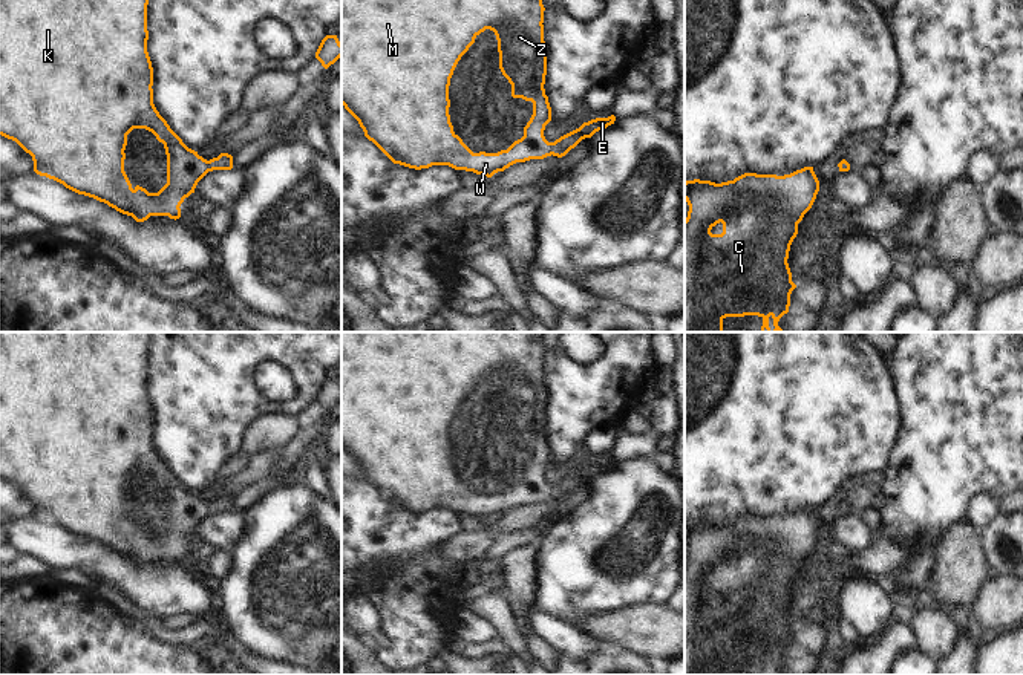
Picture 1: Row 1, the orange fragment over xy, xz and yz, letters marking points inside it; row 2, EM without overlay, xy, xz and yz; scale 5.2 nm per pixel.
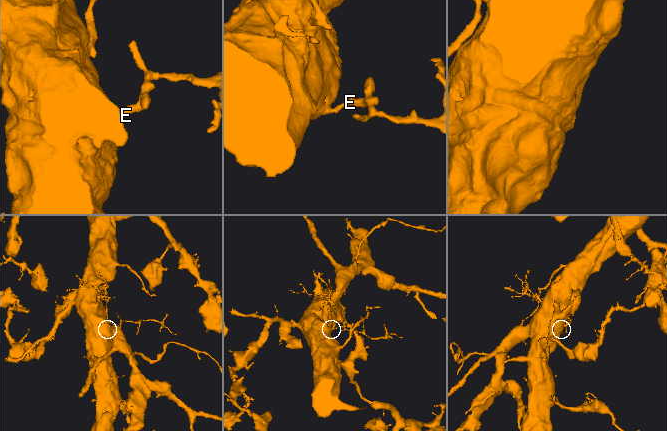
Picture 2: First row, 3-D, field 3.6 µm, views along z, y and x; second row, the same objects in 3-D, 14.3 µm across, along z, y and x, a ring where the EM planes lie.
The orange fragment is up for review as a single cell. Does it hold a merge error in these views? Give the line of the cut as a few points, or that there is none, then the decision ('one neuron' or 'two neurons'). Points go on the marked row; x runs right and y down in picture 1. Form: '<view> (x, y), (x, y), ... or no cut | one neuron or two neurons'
no cut | one neuron

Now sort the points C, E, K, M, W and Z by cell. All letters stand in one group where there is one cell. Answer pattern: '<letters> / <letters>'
C E K M W Z

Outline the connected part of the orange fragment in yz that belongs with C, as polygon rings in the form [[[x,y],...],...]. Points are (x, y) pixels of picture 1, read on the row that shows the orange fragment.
[[[804,167],[784,176],[744,173],[734,181],[721,184],[700,179],[685,182],[685,201],[689,205],[688,217],[685,219],[685,332],[723,332],[723,320],[726,317],[744,315],[758,315],[763,318],[760,332],[784,332],[778,326],[778,321],[784,314],[789,312],[790,294],[796,288],[796,285],[792,282],[792,272],[787,263],[789,251],[793,239],[798,234],[798,223],[812,208],[818,191],[819,181],[813,171],[813,167]]]

